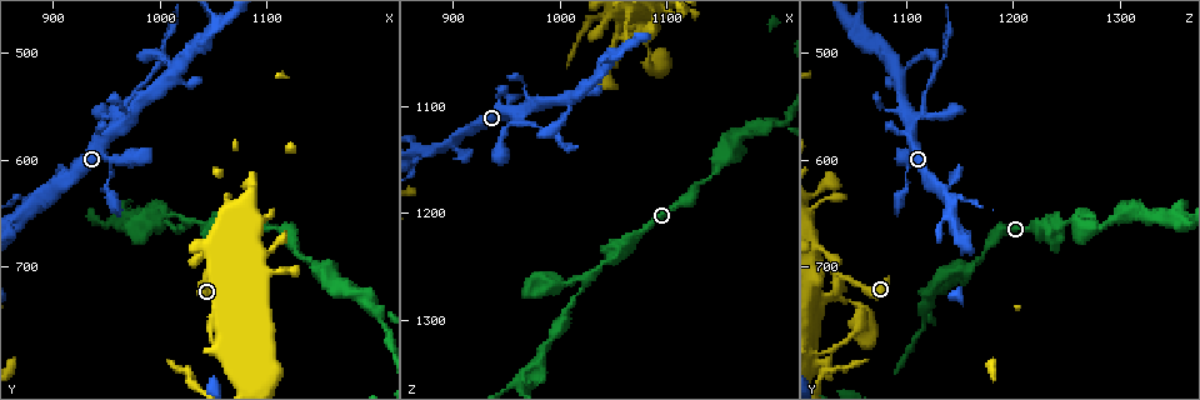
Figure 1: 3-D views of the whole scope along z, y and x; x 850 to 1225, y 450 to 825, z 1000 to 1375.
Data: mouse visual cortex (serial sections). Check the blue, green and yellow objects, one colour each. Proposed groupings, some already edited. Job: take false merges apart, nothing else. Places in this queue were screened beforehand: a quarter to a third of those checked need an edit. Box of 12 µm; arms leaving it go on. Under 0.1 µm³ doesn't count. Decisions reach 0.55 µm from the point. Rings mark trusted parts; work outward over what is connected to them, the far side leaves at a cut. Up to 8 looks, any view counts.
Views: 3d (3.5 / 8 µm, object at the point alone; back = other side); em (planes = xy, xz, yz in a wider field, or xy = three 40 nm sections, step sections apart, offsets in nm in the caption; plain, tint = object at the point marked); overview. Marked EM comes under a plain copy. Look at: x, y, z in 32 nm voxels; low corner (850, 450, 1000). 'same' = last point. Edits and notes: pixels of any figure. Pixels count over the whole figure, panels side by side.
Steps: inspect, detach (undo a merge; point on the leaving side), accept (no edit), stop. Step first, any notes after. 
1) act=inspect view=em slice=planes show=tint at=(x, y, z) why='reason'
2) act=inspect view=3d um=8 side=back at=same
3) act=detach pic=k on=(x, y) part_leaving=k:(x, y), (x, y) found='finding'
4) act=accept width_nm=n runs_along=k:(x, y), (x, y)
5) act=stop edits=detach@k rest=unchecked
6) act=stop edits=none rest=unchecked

act=inspect view=3d um=3.5 at=(1206, 746, 1118) why='thin neck'

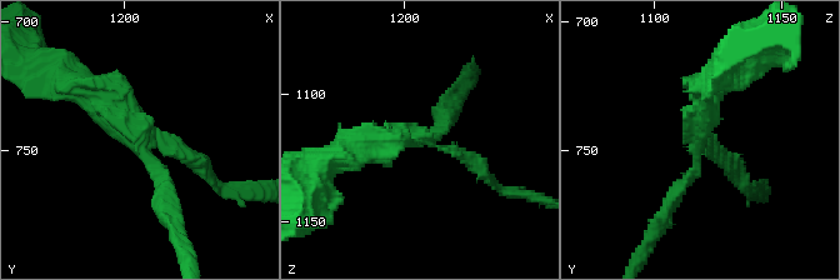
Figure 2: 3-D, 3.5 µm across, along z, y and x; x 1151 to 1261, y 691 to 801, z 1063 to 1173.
act=inspect view=em slice=planes show=tint at=(1204, 744, 1117) why='shape alone is not enough'

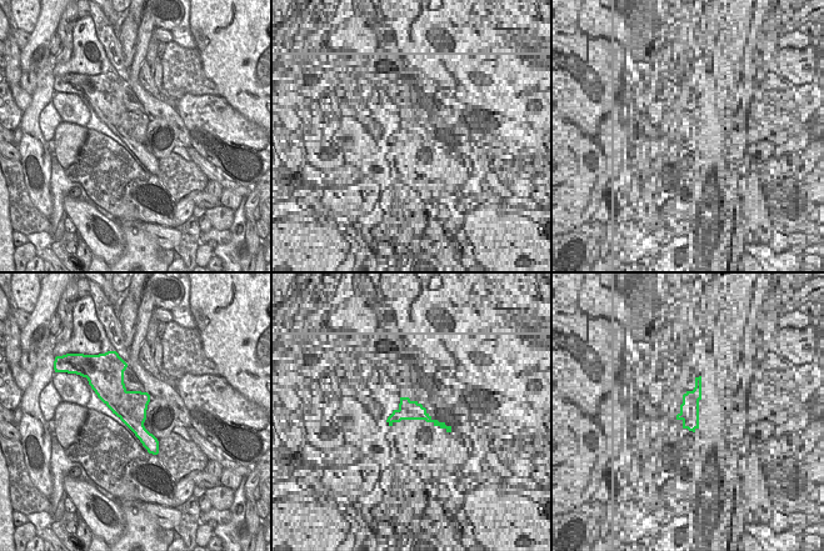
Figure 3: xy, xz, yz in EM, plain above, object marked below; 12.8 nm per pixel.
act=detach pic=2 on=(194, 156) arm_widths_nm=150,150,300 part_leaving=2:(144, 129), (168, 136), (186, 163) found='a second cell is stuck on'

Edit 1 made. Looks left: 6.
act=inspect view=overview why='redraw'

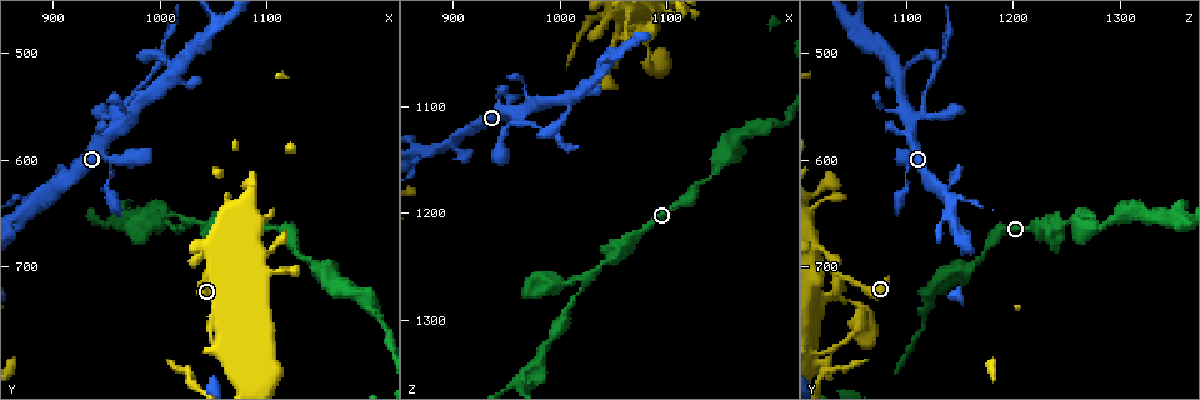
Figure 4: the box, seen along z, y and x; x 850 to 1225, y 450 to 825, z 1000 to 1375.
act=inspect view=3d um=3.5 at=(962, 572, 1106) why='thin neck'

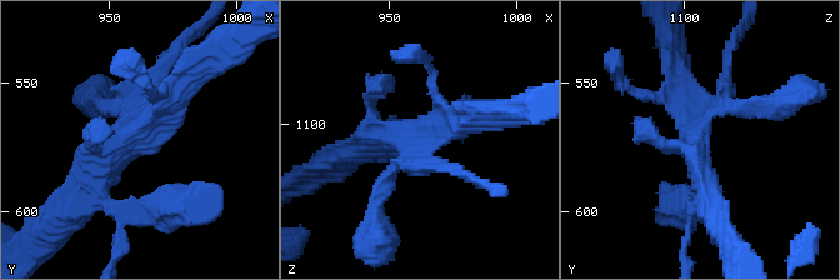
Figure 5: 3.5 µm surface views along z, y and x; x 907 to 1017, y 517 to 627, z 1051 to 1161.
act=inspect view=em slice=xy step=5 show=tint at=(961, 570, 1105)

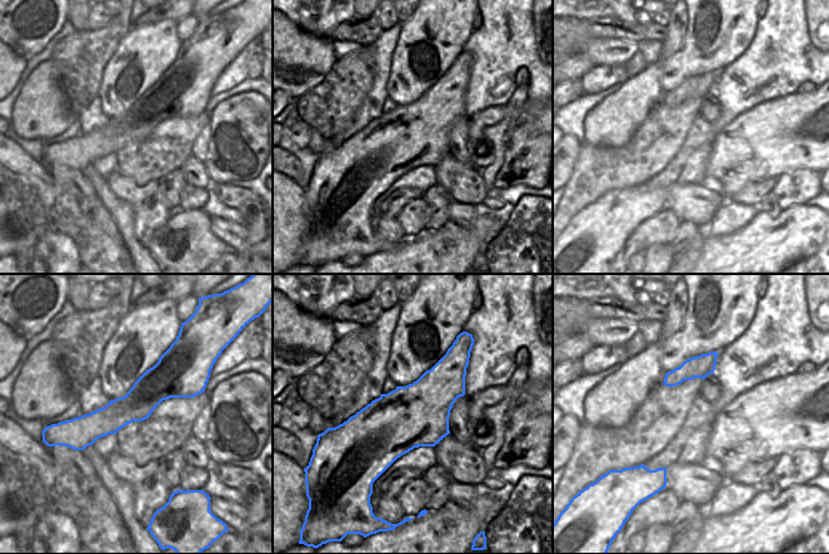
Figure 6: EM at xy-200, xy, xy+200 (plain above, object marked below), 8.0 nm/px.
act=detach pic=5 on=(756, 113) border=6:(682, 380), (673, 372), (664, 382) found='a second cell is stuck on'

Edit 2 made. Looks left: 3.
act=inspect view=overview why='redraw'

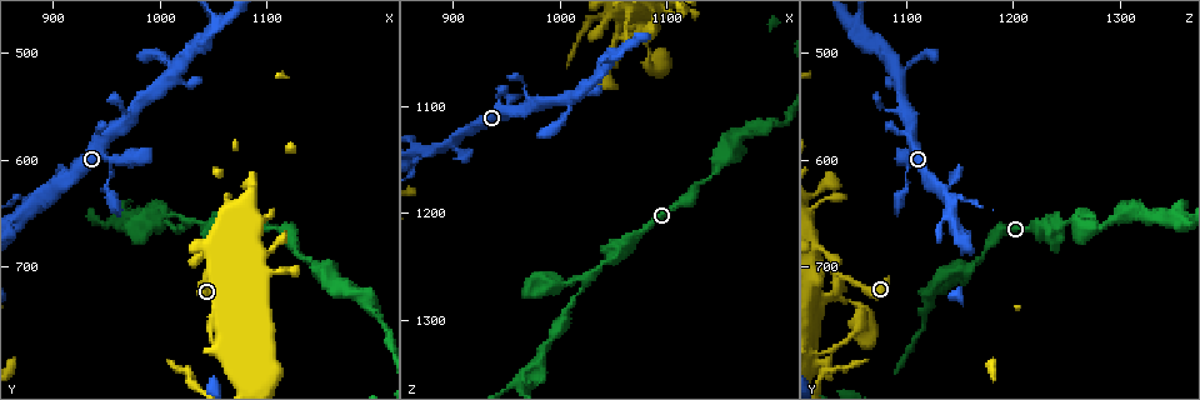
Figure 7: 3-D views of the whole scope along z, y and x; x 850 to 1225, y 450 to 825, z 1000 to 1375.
act=inspect view=em slice=xy step=1 show=tint at=(1022, 656, 1262) why='branch point'

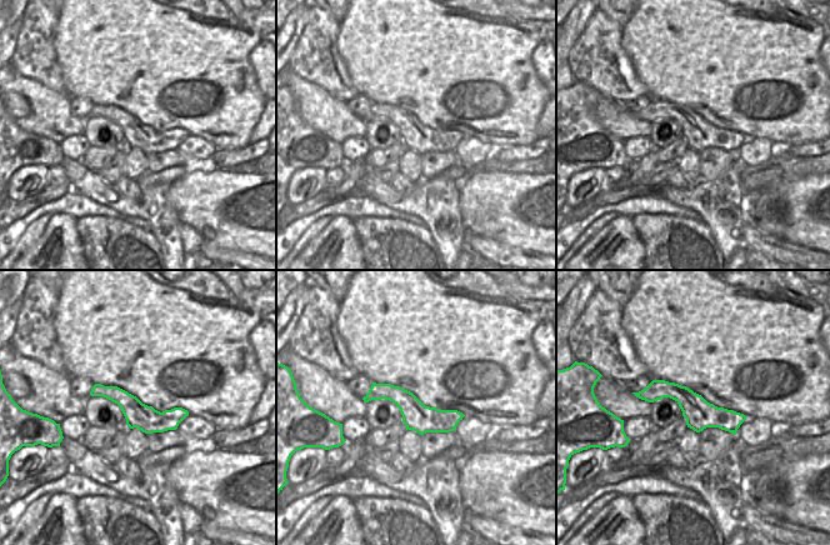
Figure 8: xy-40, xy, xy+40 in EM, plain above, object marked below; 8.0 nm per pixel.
act=inspect view=3d um=3.5 at=same why='wider look'

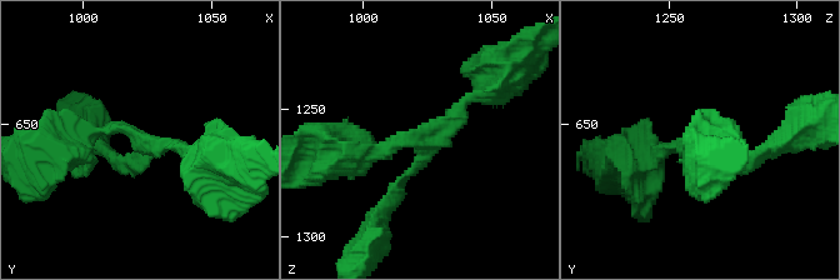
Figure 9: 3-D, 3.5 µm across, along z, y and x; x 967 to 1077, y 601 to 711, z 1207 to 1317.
act=accept arm_widths_nm=150,150,150 found='one cell here'

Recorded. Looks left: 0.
act=stop edits=detach@2,detach@5 rest=unchecked

